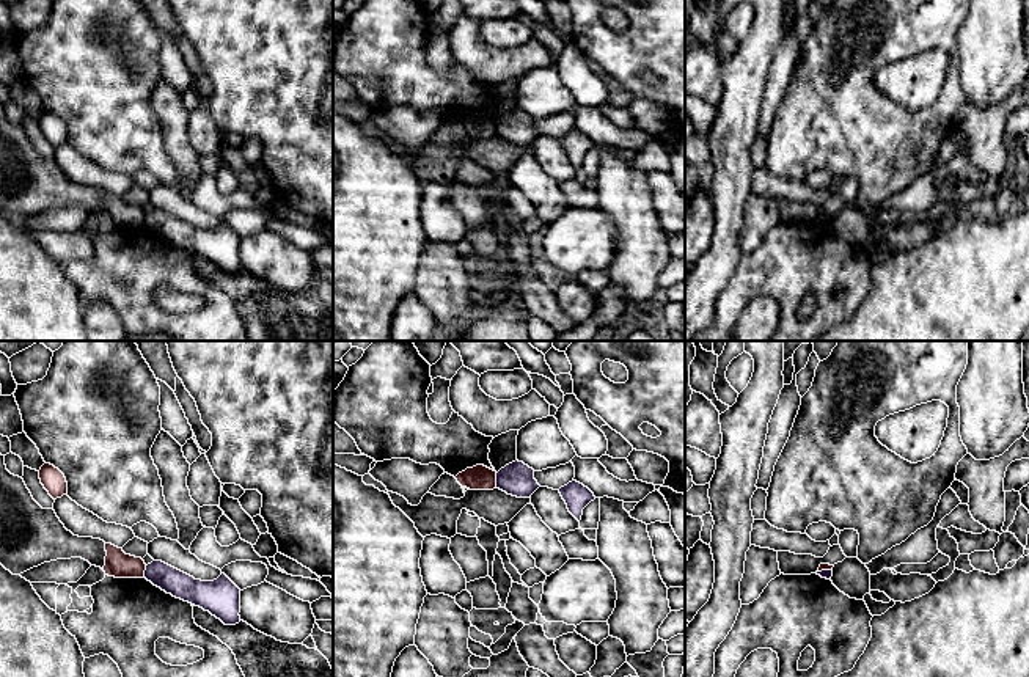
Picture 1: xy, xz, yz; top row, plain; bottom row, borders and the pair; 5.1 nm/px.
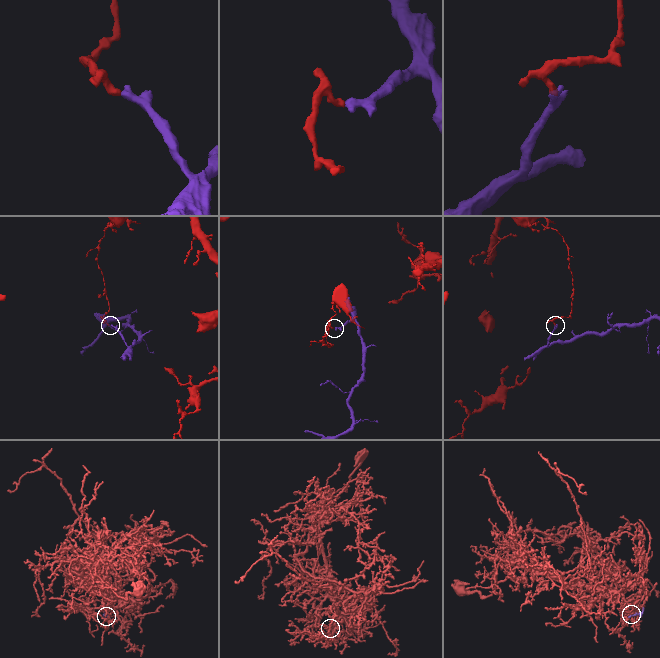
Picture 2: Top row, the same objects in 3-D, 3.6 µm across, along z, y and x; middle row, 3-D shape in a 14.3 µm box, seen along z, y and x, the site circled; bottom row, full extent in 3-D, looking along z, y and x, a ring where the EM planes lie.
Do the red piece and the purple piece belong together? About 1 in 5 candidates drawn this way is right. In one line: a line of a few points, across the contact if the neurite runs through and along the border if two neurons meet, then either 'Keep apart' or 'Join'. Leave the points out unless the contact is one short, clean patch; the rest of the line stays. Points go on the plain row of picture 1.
Line: xz (495, 121), (497, 135). Keep apart

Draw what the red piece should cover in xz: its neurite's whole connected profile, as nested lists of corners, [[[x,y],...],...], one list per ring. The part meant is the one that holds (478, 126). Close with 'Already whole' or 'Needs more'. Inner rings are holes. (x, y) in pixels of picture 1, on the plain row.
[[[476,113],[473,116],[467,116],[465,119],[456,124],[457,130],[462,135],[470,138],[493,138],[496,137],[496,119]]]. Already whole

